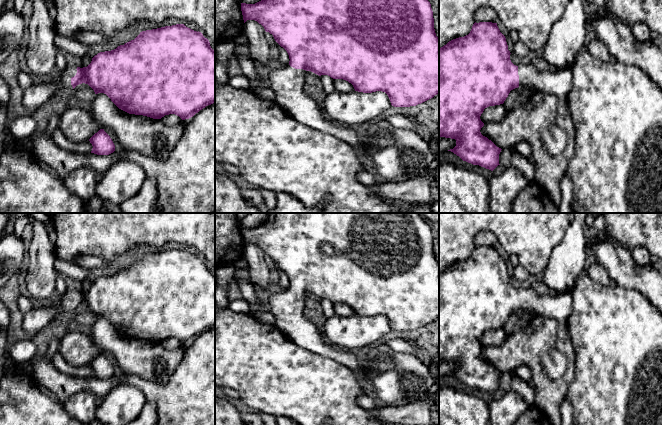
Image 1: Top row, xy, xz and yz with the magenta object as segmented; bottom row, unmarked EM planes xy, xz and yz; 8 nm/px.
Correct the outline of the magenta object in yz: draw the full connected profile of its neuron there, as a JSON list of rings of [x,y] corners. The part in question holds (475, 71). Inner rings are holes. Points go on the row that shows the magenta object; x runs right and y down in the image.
[[[475,22],[468,35],[453,39],[439,48],[439,137],[455,139],[456,146],[448,151],[463,161],[491,171],[500,165],[499,154],[502,149],[480,132],[484,126],[480,119],[484,109],[503,104],[510,91],[518,87],[552,94],[567,101],[573,86],[571,68],[540,72],[531,62],[520,66],[514,65],[510,60],[510,54],[505,36],[500,32],[497,23],[492,22]]]

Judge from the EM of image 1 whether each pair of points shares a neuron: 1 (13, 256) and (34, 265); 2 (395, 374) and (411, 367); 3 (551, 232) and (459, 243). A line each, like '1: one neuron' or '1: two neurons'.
1: two neurons
2: one neuron
3: one neuron

